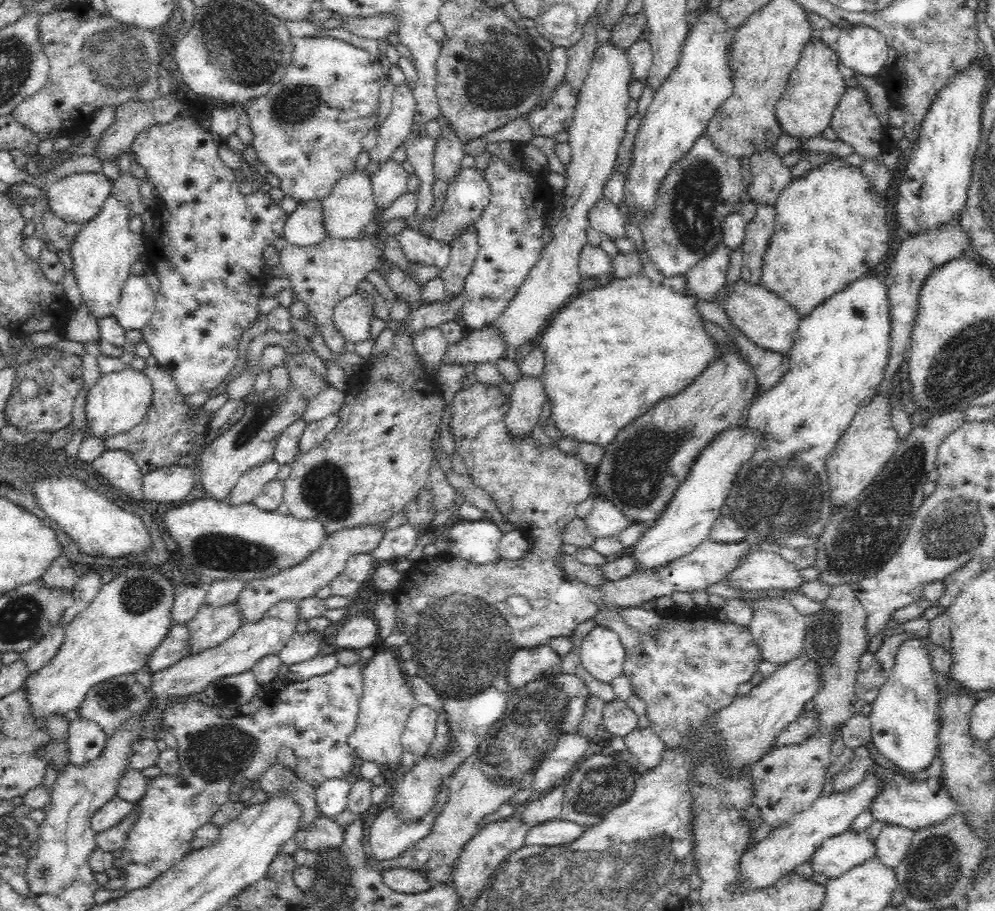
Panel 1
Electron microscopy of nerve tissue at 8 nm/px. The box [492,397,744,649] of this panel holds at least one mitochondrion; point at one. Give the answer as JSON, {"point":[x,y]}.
{"point":[637,468]}

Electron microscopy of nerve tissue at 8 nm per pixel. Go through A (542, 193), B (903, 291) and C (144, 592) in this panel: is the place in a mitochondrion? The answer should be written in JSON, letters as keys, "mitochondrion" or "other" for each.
{"A":"other","B":"other","C":"mitochondrion"}

